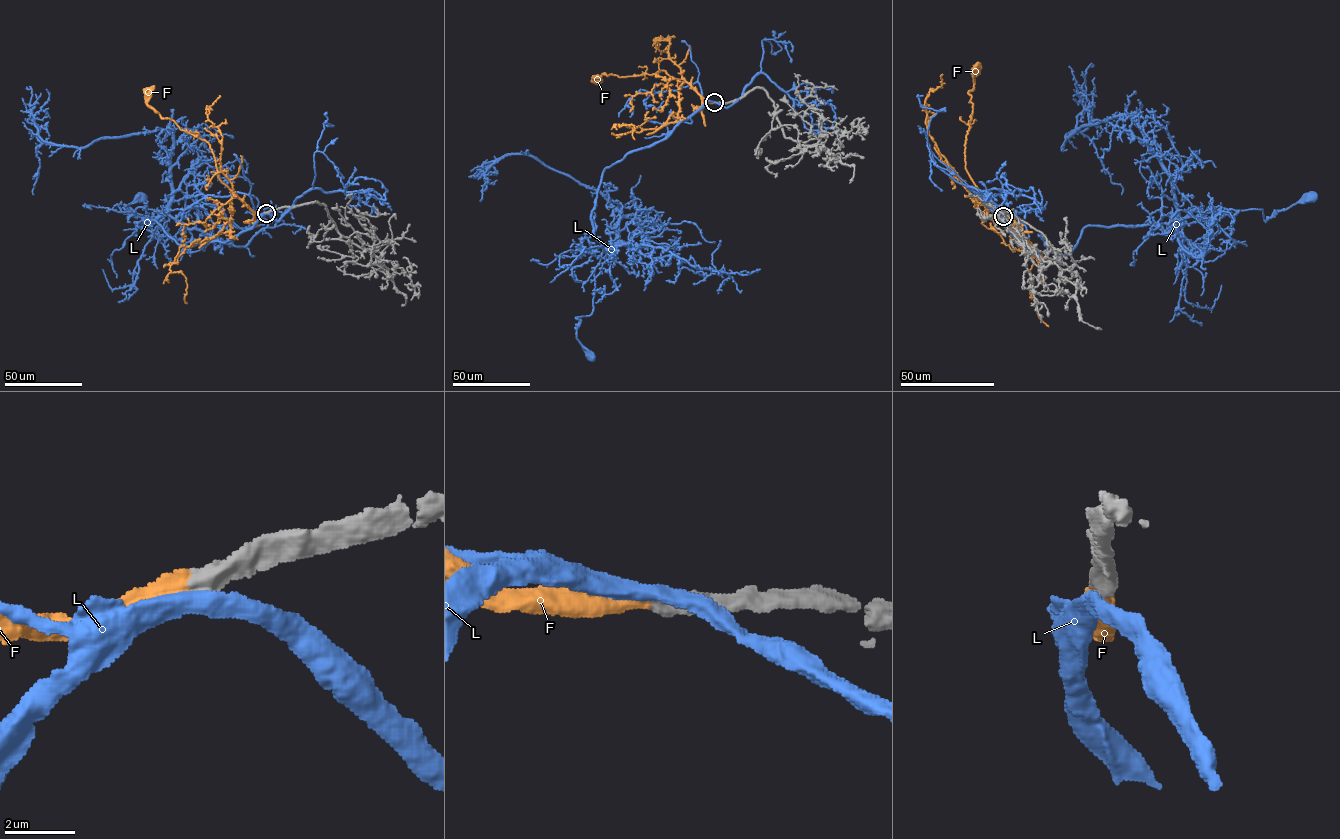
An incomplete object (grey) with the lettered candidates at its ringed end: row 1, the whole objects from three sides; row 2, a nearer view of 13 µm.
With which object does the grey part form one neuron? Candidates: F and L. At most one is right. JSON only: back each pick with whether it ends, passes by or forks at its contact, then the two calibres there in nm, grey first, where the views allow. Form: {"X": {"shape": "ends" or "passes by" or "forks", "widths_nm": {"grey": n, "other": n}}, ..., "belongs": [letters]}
{"F": {"shape": "ends", "widths_nm": {"grey": 600, "other": 600}}, "belongs": ["F"]}

